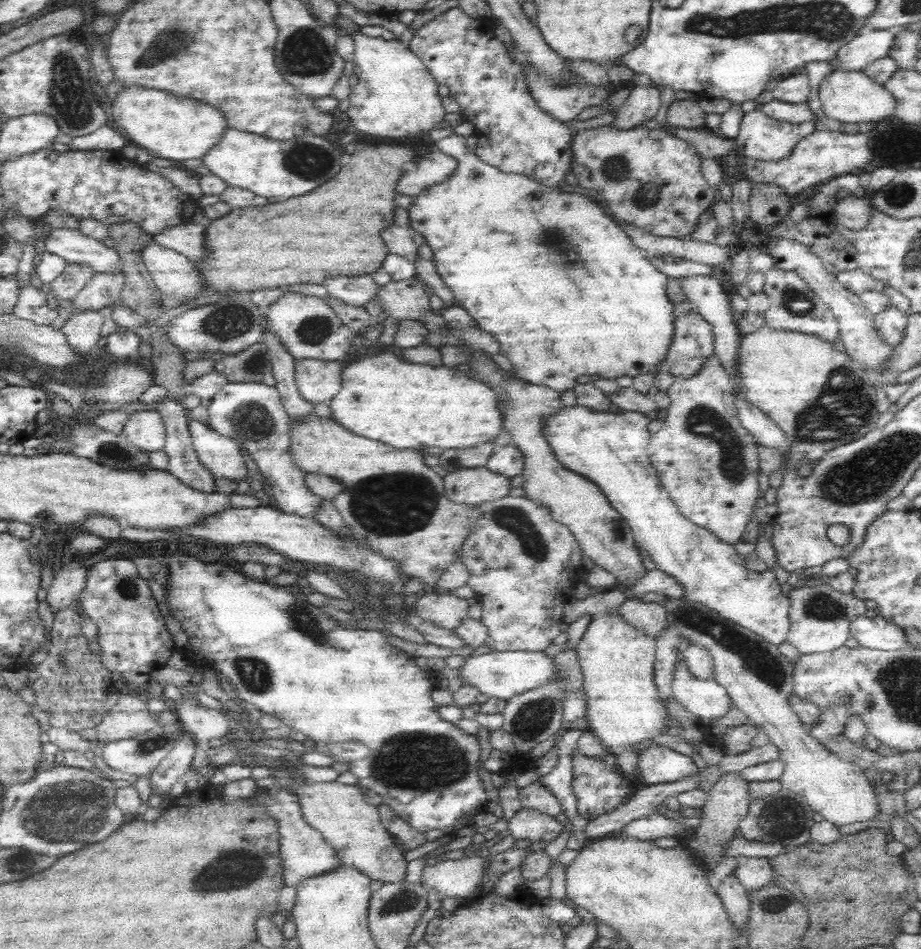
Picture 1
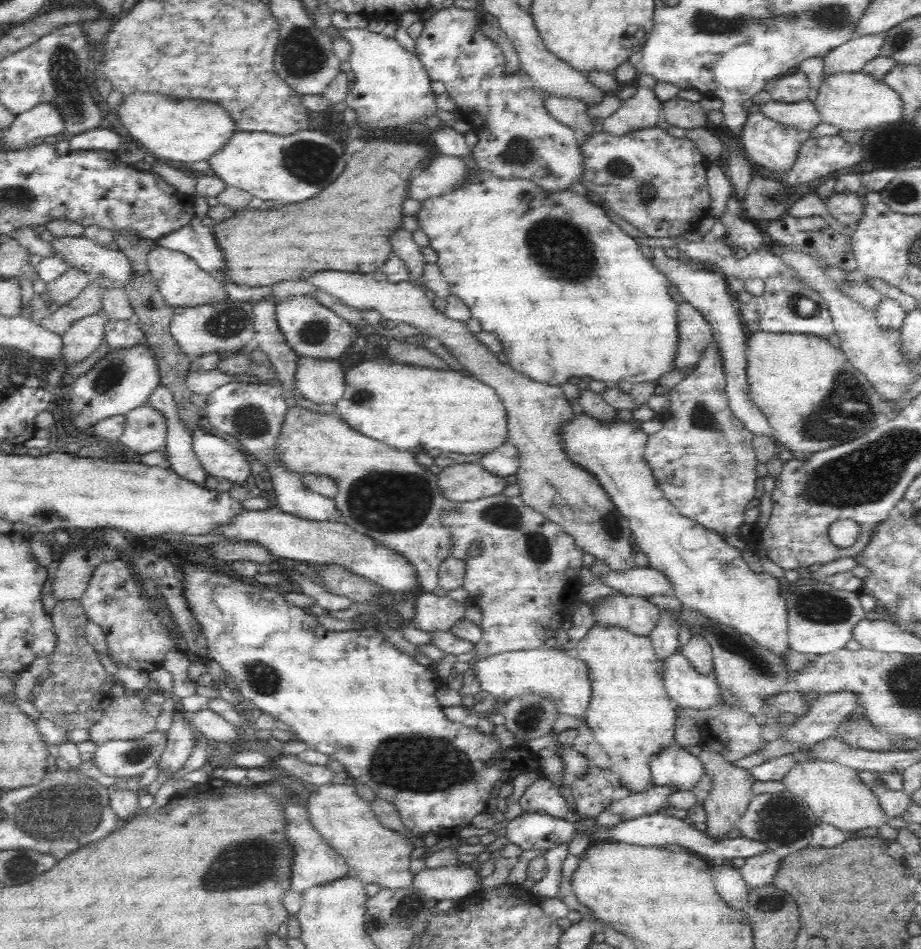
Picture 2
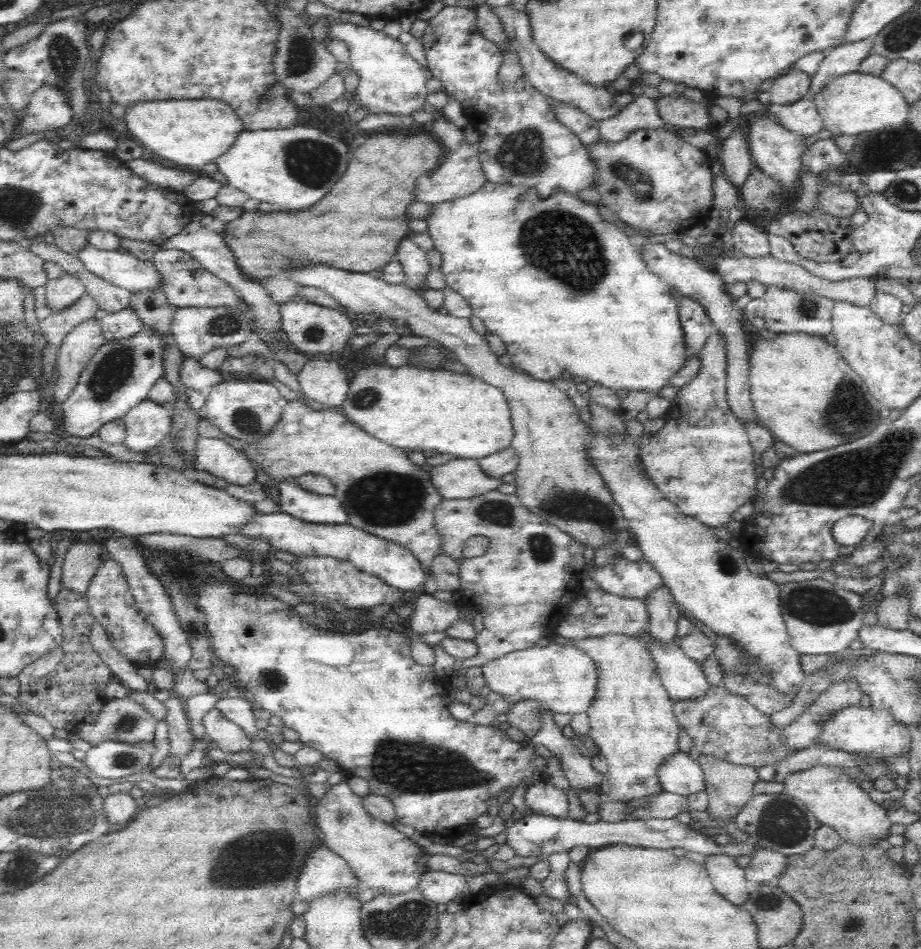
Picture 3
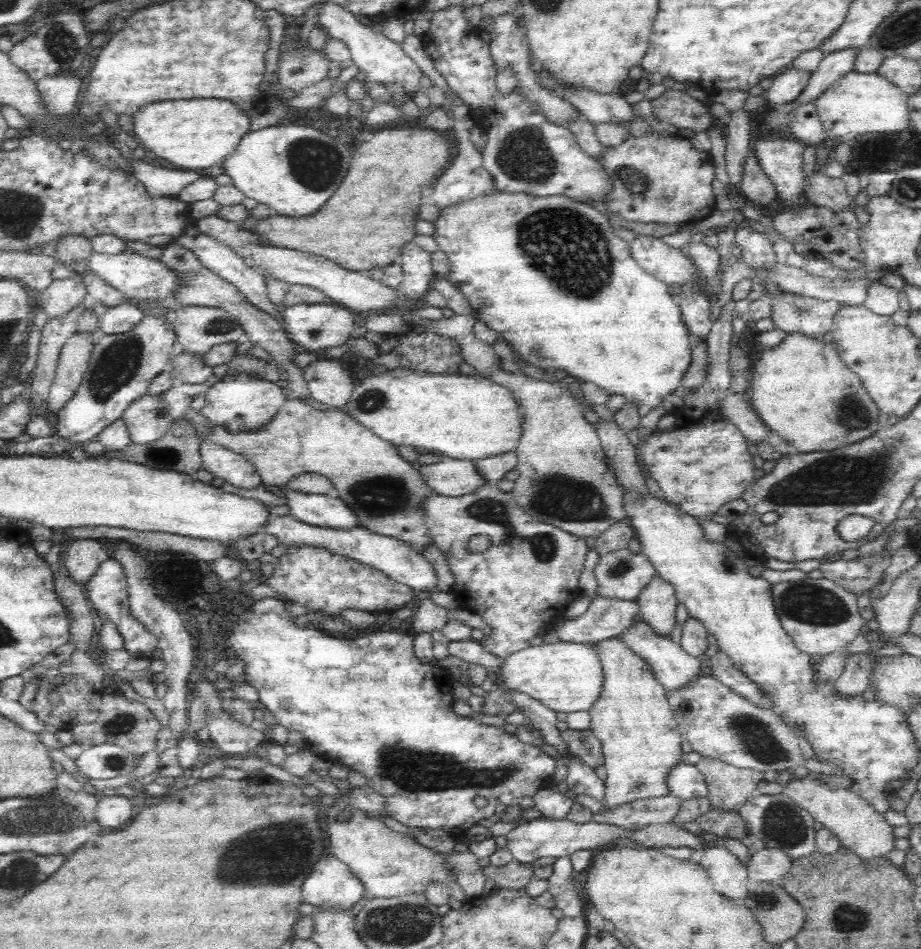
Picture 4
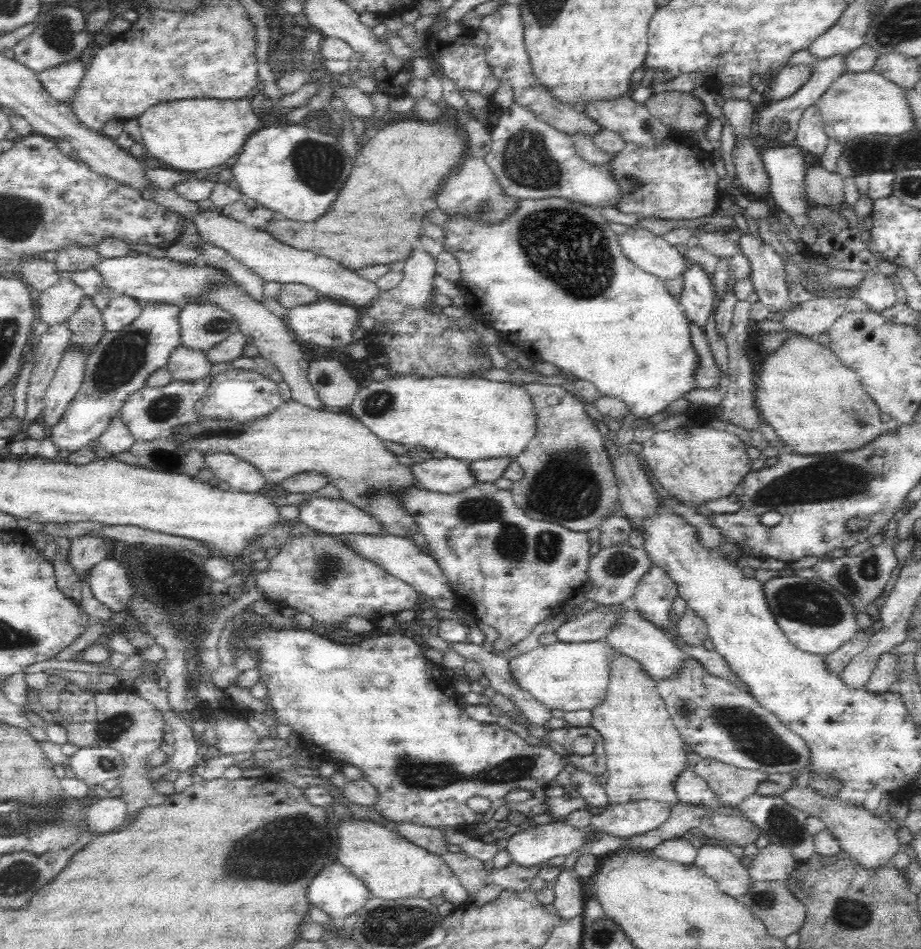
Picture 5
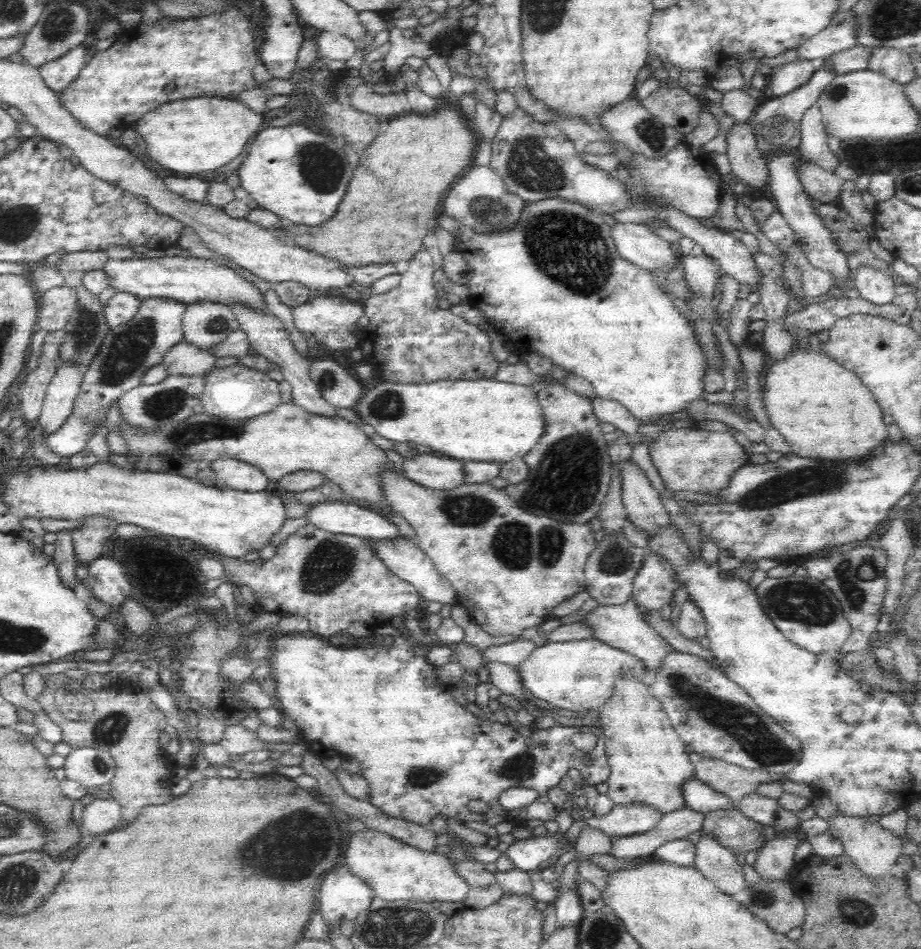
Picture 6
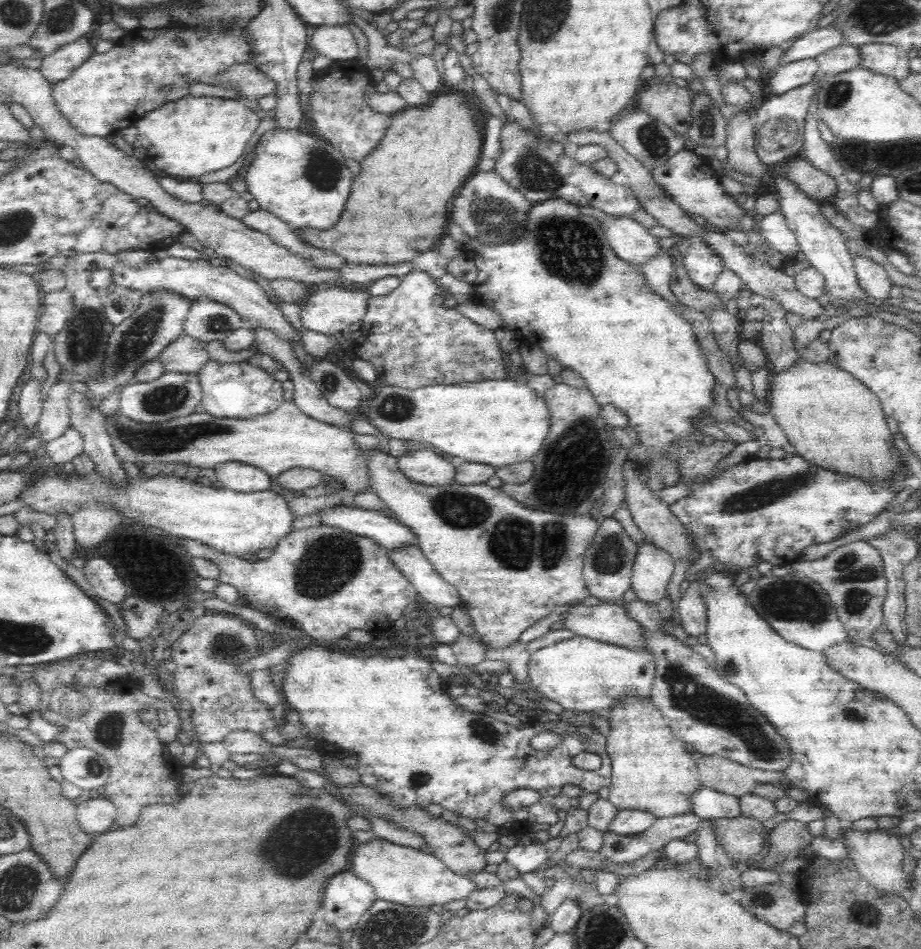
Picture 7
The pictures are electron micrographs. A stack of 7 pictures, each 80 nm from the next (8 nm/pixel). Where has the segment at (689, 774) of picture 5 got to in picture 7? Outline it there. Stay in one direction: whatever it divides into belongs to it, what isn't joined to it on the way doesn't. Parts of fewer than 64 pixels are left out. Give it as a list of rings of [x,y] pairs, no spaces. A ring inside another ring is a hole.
[[[702,788],[692,797],[693,813],[709,820],[741,817],[743,812],[738,798],[715,792],[710,788]]]

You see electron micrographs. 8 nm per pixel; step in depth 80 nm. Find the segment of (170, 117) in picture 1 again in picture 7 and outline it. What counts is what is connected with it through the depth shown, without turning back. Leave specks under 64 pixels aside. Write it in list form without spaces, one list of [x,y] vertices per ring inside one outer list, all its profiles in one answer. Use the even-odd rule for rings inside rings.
[[[188,94],[177,101],[164,103],[160,108],[151,110],[140,117],[135,124],[138,128],[136,145],[146,149],[147,156],[150,156],[150,160],[164,175],[197,180],[204,174],[218,172],[232,166],[244,154],[246,144],[250,142],[260,121],[260,116],[248,108],[244,100],[240,98],[226,99],[205,95],[196,97]]]

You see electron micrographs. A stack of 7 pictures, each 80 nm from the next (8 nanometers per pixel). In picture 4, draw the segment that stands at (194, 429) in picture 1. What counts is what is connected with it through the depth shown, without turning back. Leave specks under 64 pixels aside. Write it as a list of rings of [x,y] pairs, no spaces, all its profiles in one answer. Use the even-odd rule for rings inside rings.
[[[200,443],[200,454],[205,471],[236,488],[252,490],[263,484],[254,465],[240,453],[232,452],[222,445]]]

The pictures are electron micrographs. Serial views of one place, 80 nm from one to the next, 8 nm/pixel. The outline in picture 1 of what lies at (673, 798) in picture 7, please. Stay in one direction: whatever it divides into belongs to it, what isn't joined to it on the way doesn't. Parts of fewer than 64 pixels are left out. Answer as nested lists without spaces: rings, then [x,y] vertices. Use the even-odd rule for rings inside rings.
[[[612,611],[595,614],[591,619],[584,636],[575,648],[581,666],[583,687],[588,695],[587,714],[584,719],[588,721],[588,730],[600,742],[600,745],[608,753],[614,755],[612,758],[614,766],[626,780],[629,780],[630,784],[633,784],[634,791],[648,788],[649,785],[645,783],[644,775],[639,767],[640,756],[648,748],[644,749],[646,746],[643,745],[643,749],[639,750],[637,745],[648,740],[654,744],[654,738],[669,734],[671,719],[670,711],[658,692],[654,678],[655,638],[628,625],[620,615]]]

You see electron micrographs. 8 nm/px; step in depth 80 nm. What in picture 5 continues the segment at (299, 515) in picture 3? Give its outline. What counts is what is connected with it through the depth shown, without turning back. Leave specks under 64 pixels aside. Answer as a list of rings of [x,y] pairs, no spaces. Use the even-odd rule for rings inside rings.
[[[313,498],[300,505],[299,522],[330,535],[384,535],[376,517],[344,499]]]

